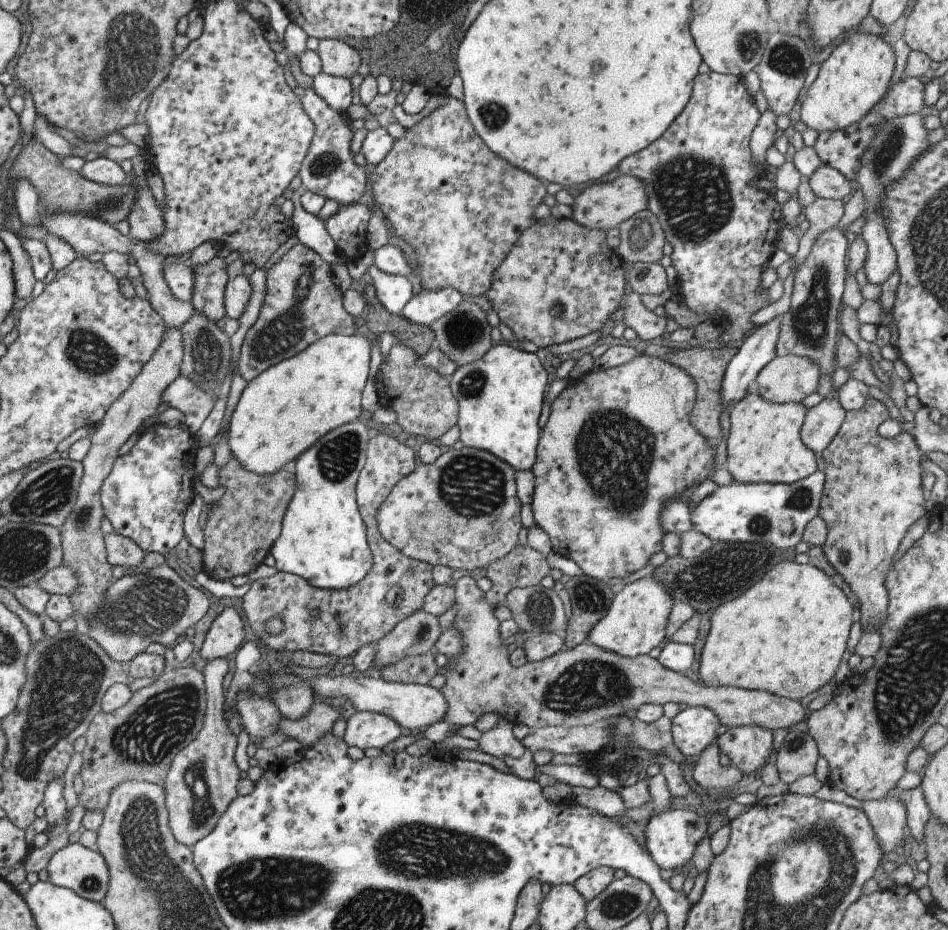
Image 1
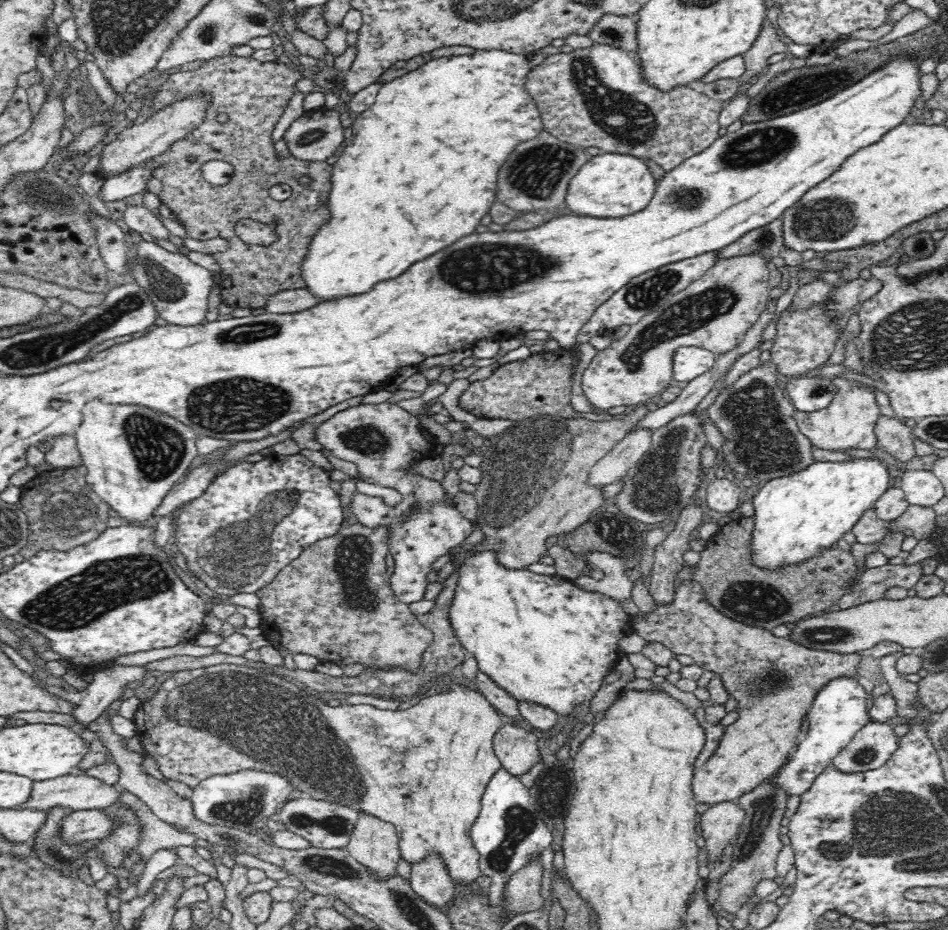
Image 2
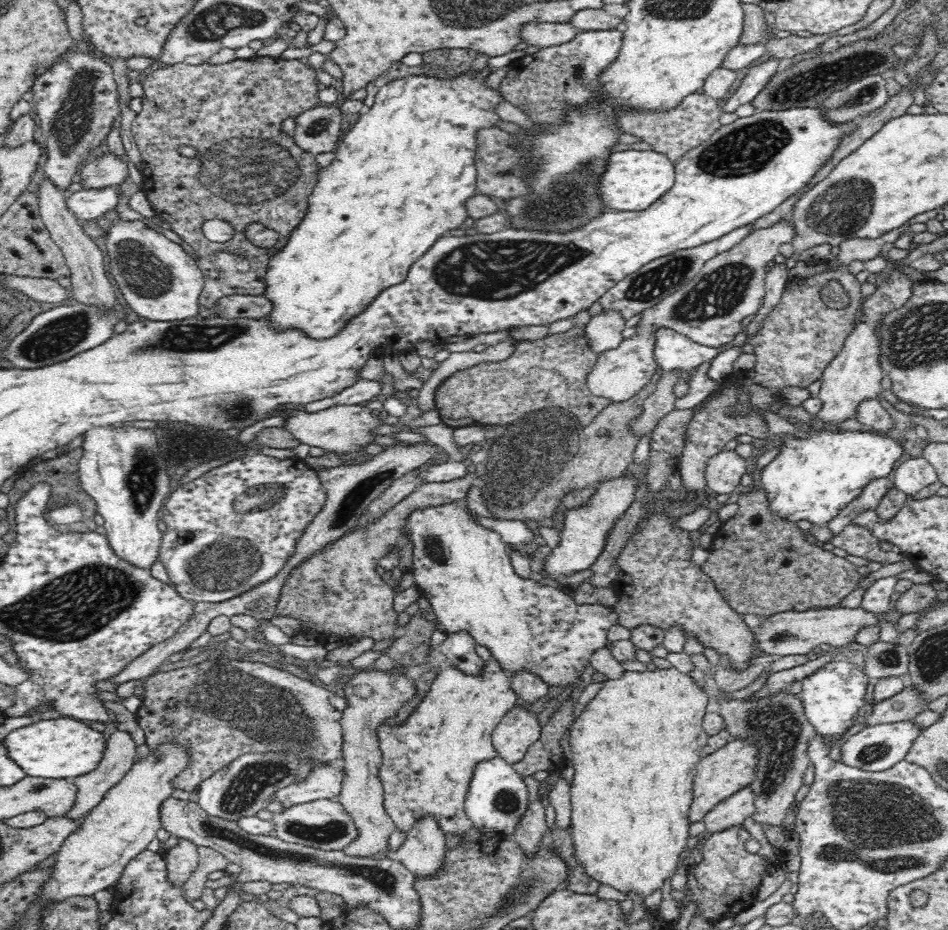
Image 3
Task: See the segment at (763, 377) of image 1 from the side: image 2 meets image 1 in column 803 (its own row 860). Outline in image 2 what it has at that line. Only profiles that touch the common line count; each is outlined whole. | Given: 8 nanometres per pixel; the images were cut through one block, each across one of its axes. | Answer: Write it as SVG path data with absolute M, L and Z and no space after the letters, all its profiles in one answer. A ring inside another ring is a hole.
M361 810L358 811L358 814L358 822L350 834L349 843L346 847L352 857L378 876L377 880L386 880L386 877L397 874L396 866L401 859L399 838L395 826Z

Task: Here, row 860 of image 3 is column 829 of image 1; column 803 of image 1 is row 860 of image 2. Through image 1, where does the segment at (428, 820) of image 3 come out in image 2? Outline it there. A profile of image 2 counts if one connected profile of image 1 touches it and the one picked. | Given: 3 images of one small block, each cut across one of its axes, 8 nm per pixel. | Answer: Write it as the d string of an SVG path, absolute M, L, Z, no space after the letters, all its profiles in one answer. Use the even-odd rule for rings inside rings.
M430 854L422 862L410 866L409 883L416 895L434 908L445 911L446 904L455 896L455 887L443 859L437 854Z

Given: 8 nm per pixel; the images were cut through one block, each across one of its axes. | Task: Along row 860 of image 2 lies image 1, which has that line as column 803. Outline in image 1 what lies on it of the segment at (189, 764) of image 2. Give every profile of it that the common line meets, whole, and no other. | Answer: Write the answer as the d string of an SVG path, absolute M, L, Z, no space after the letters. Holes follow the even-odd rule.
M747 394L730 411L730 432L726 442L726 466L734 481L741 483L782 483L789 485L801 481L817 471L815 452L801 439L801 426L807 410L802 404L771 403L758 394Z

